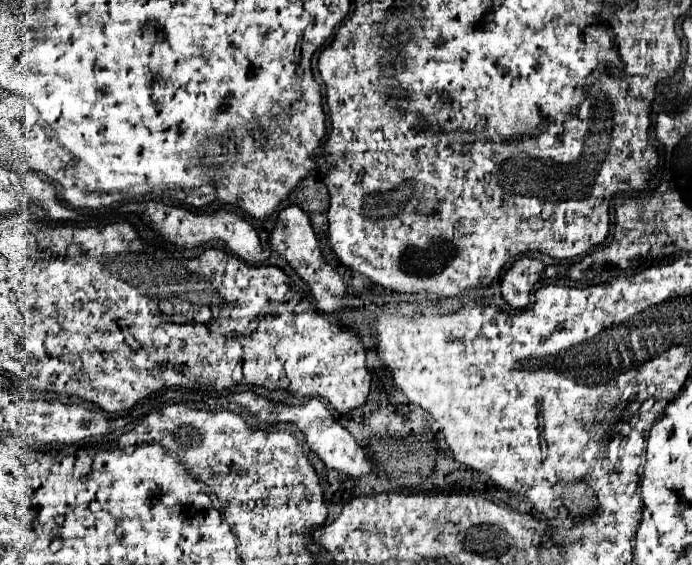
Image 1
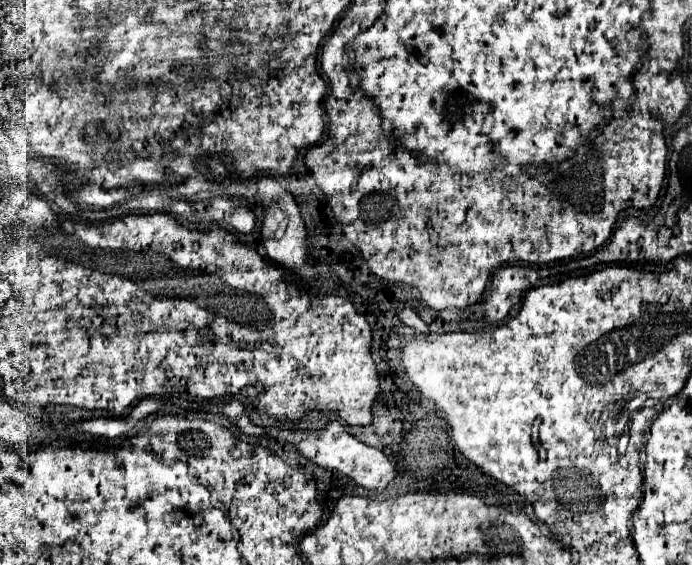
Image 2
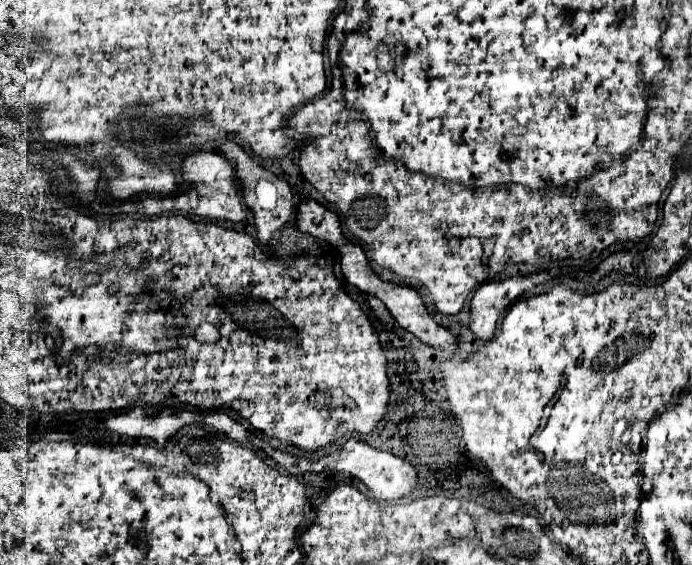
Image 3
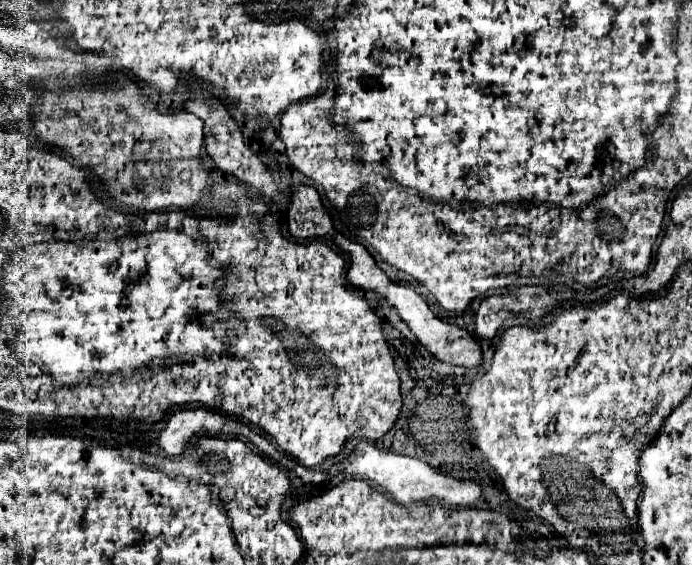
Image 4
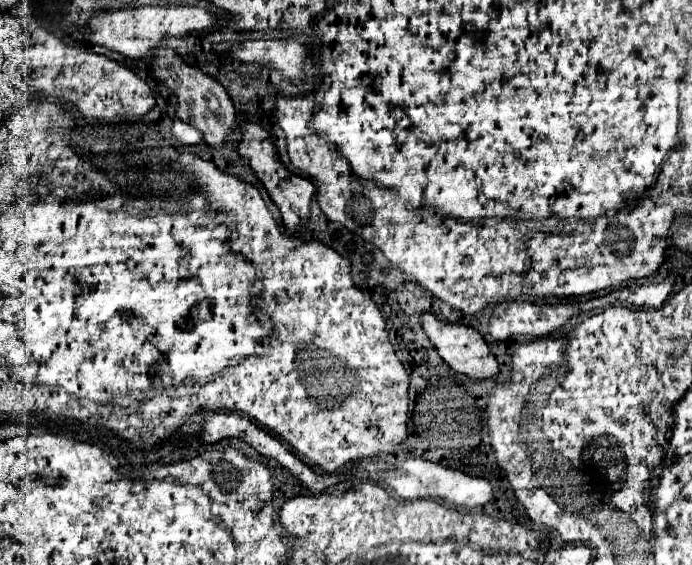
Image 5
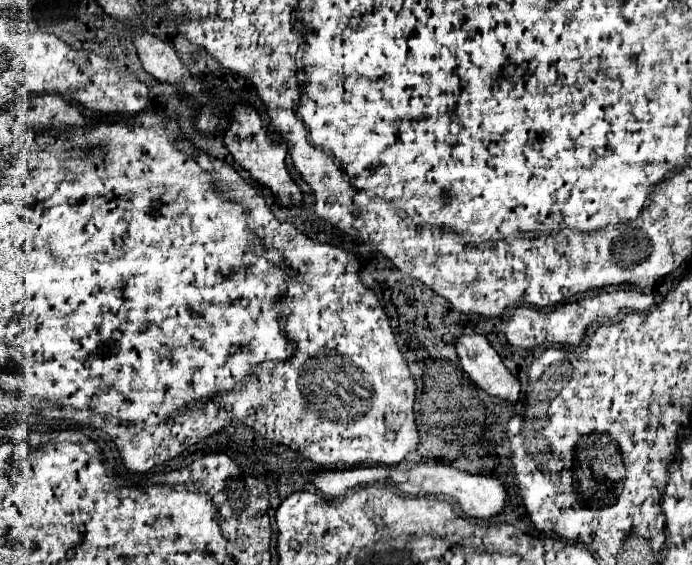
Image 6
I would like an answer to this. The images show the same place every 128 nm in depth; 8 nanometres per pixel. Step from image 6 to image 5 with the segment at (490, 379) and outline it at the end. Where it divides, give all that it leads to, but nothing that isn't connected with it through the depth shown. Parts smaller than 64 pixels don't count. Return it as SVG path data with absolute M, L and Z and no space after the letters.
M424 312L418 316L420 318L420 326L424 330L424 334L428 336L428 340L434 344L434 348L438 350L440 358L456 372L464 374L468 372L466 376L470 378L476 378L476 380L482 380L482 378L492 378L498 374L498 362L494 358L494 354L490 352L488 344L484 342L484 338L470 326L462 326L462 324L448 324L448 322L442 322L438 320L434 314L430 312Z

